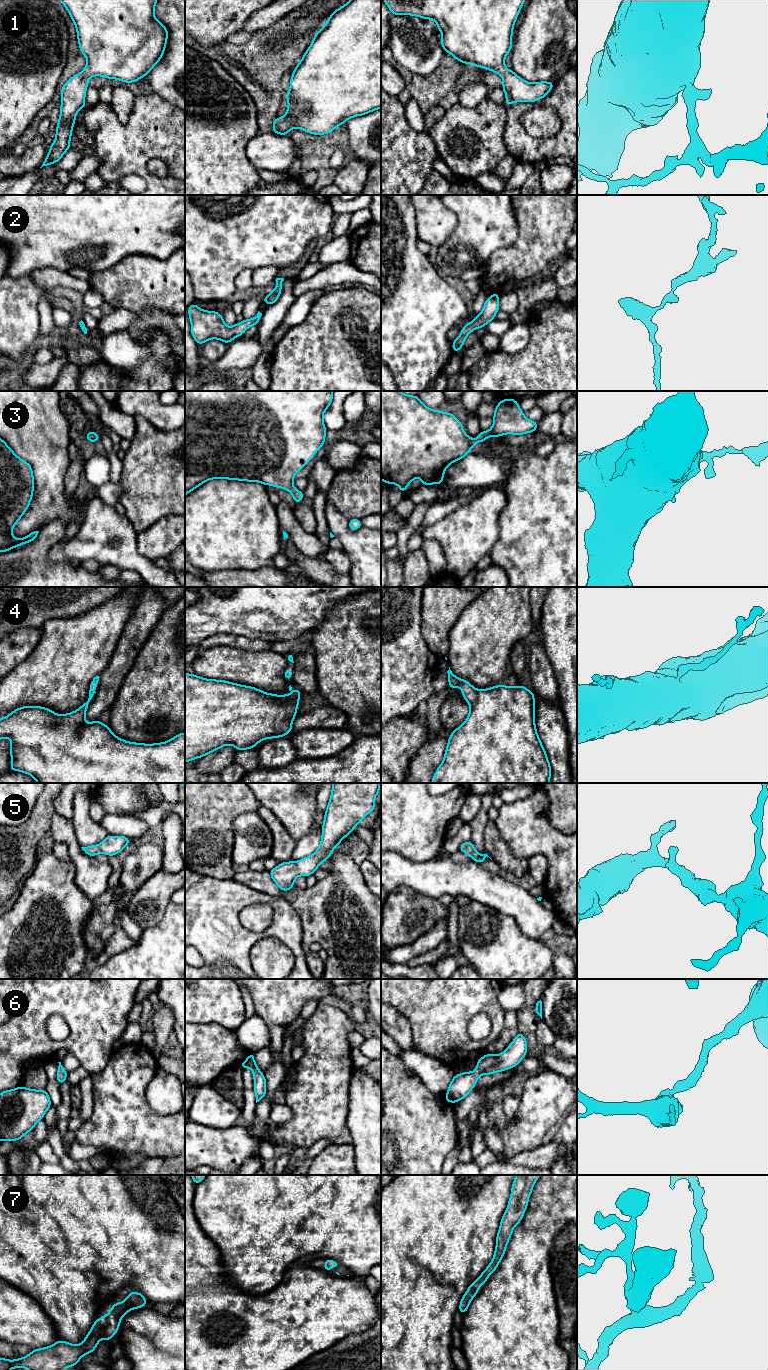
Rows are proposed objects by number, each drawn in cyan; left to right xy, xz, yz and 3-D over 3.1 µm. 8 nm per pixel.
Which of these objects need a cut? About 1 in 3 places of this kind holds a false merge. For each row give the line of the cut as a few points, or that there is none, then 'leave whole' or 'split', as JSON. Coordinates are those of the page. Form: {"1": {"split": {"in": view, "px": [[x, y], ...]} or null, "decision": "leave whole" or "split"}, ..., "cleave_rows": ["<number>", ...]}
{"1": {"split": null, "decision": "leave whole"}, "2": {"split": null, "decision": "leave whole"}, "3": {"split": null, "decision": "leave whole"}, "4": {"split": null, "decision": "leave whole"}, "5": {"split": null, "decision": "leave whole"}, "6": {"split": null, "decision": "leave whole"}, "7": {"split": null, "decision": "leave whole"}, "cleave_rows": []}

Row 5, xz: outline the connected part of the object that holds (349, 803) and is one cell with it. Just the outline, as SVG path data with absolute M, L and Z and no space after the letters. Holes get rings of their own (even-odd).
M333 783L329 803L327 805L322 826L321 843L318 849L310 856L296 862L282 862L269 871L272 880L284 892L294 887L295 879L301 876L310 876L319 868L321 862L328 860L334 848L360 824L369 813L375 809L375 797L380 792L379 783Z

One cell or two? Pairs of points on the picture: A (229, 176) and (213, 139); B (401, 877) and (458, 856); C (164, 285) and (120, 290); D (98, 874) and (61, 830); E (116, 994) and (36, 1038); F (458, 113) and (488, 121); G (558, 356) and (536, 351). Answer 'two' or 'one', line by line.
A: one
B: two
C: one
D: one
E: one
F: one
G: one

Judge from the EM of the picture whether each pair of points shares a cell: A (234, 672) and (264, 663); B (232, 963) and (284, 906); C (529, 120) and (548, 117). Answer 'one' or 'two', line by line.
A: one
B: one
C: one

